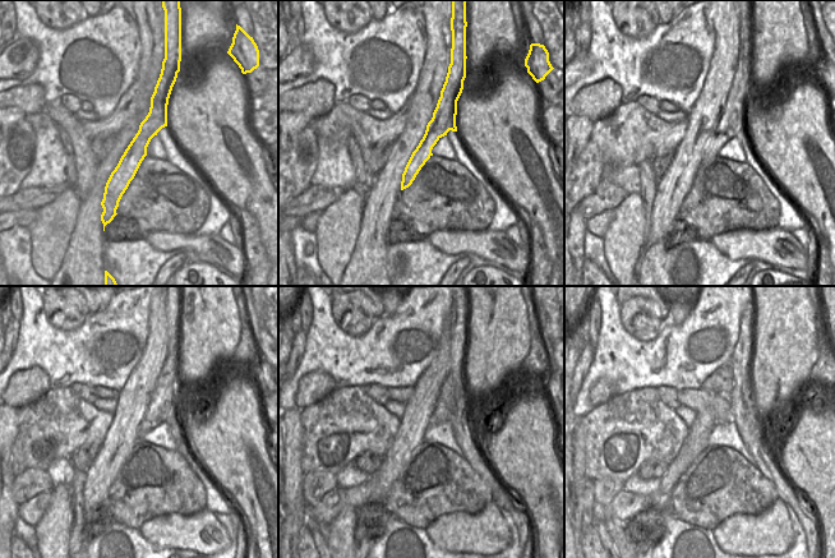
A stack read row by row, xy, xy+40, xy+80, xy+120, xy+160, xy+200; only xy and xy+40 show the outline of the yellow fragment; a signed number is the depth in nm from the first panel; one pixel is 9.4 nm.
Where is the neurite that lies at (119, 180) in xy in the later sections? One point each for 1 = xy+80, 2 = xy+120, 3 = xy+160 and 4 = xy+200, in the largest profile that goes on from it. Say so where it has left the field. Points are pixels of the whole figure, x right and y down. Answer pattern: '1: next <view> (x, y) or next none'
1: next xy+80 (733, 120)
2: next xy+120 (166, 397)
3: next xy+160 (452, 399)
4: next xy+200 (739, 399)

